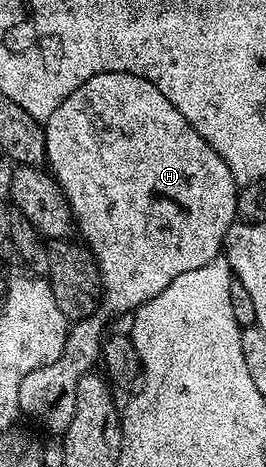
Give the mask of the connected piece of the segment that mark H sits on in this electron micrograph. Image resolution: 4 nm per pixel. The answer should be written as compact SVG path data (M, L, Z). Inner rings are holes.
M106 72L105 74L97 74L93 78L89 78L89 82L77 86L77 90L73 90L73 94L69 94L69 98L65 98L61 102L61 106L57 106L57 110L53 110L53 114L46 120L45 146L47 147L46 167L51 175L55 177L59 189L65 194L65 198L71 207L74 227L77 232L83 235L81 237L82 243L90 248L95 256L99 273L103 279L102 314L87 316L84 320L74 321L67 329L61 358L57 358L57 362L49 362L49 366L41 366L37 370L25 374L25 378L21 382L17 403L18 410L23 411L29 419L44 424L49 431L62 434L66 432L69 422L73 422L73 414L77 406L77 382L81 382L85 373L92 371L100 363L101 341L105 336L103 327L107 324L103 315L119 316L122 312L134 313L142 304L149 302L155 295L161 294L175 278L191 270L198 270L221 255L225 248L227 232L237 220L235 211L237 210L239 194L233 174L229 170L229 166L225 166L221 154L217 154L217 150L213 150L213 146L209 146L209 142L205 142L205 138L201 138L201 134L197 134L197 130L193 130L193 126L189 126L189 122L185 122L185 118L177 110L177 106L173 106L173 102L169 102L169 98L165 98L165 94L161 94L161 90L157 90L157 86L153 86L153 82L149 82L137 74Z

